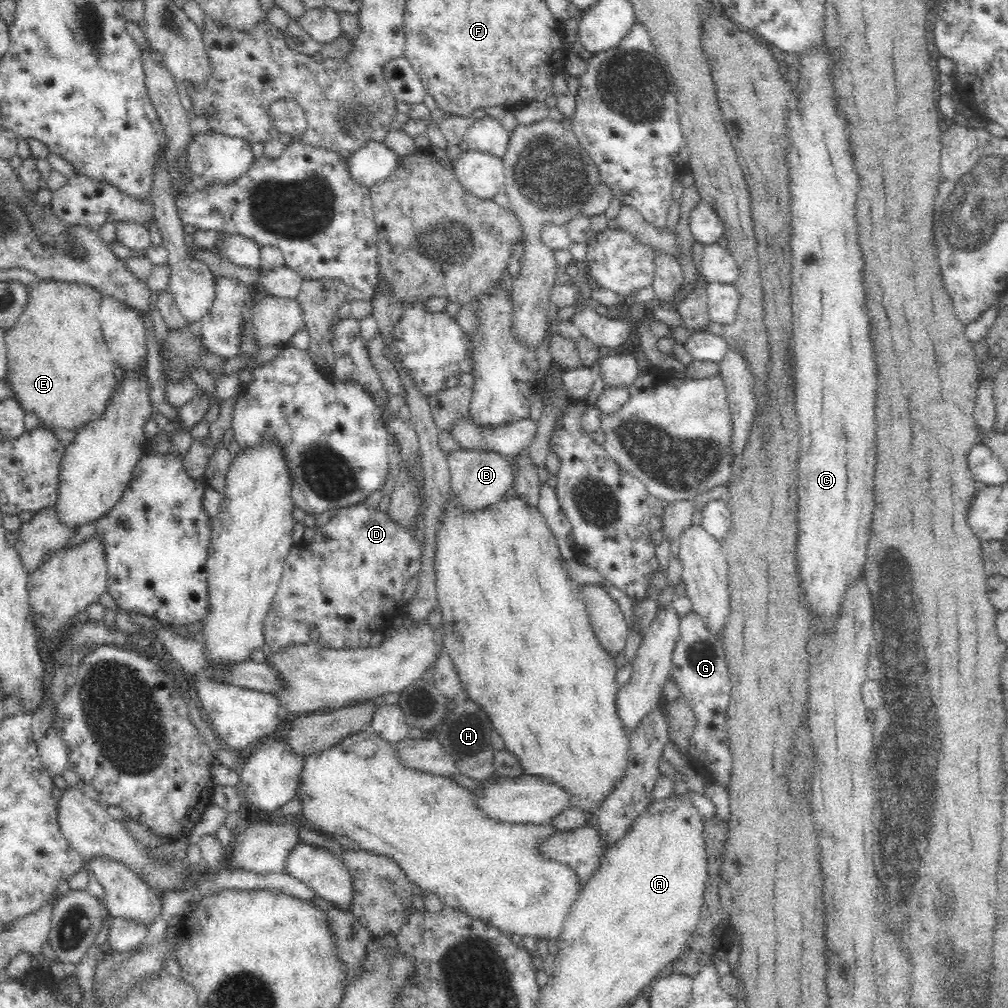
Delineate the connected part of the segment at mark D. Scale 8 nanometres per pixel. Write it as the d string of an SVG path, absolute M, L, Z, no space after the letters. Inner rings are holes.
M358 502L347 507L337 508L334 516L330 518L330 522L319 527L316 526L316 535L314 538L310 538L310 542L300 540L289 550L283 564L282 578L271 605L271 611L267 614L264 622L265 642L270 646L270 652L280 653L288 649L290 645L308 645L312 642L323 649L361 649L369 646L370 639L375 633L386 633L390 630L392 620L401 613L401 608L406 602L402 597L404 585L408 580L416 577L421 568L422 543L417 539L418 525L416 522L412 524L398 523L398 520L394 520L388 510L387 512L378 510L377 506L378 504L375 507L366 506L362 502ZM312 626L315 626L318 631L318 636L314 639L310 636Z

